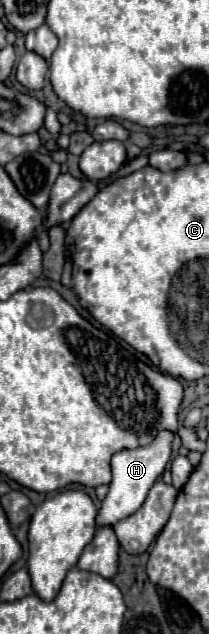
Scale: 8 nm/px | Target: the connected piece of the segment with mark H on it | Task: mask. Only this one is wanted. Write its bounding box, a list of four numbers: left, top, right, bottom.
[97,432,173,528]

